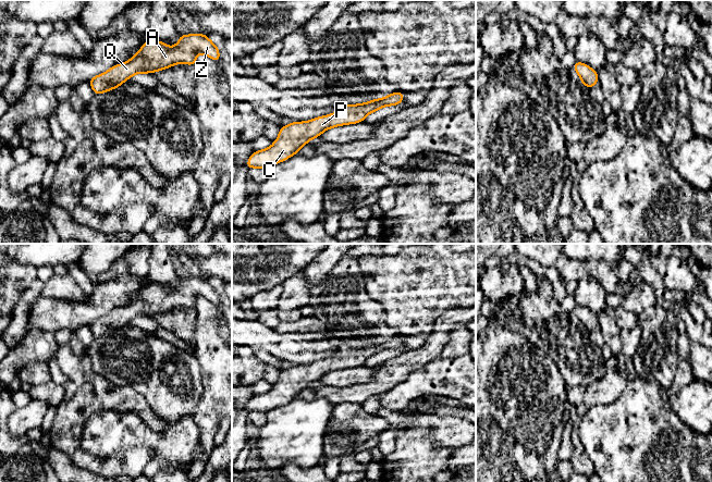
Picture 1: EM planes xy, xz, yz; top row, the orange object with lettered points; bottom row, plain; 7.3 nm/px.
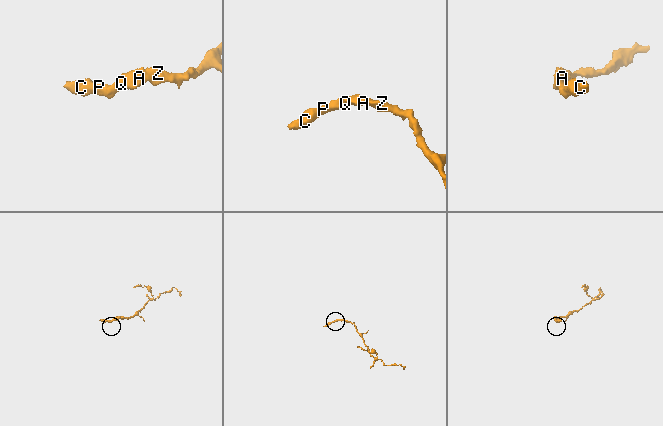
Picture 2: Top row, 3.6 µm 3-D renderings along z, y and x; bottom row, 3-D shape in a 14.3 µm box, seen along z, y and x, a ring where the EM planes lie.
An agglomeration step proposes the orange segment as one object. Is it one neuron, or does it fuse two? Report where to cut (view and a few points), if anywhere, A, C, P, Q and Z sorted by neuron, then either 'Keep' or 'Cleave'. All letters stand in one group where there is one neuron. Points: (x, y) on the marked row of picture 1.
No split. Groups: A C P Q Z. Keep

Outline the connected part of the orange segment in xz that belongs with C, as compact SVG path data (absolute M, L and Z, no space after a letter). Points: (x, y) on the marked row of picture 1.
M395 91L384 98L372 99L360 104L341 104L339 110L329 115L316 118L307 122L293 122L282 126L278 139L271 147L255 151L247 160L248 169L268 169L296 155L309 140L319 137L326 129L345 124L364 122L365 116L388 106L401 104L404 92Z

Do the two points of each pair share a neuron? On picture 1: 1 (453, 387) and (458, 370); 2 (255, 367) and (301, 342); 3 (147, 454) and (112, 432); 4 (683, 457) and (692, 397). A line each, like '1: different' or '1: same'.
1: same
2: different
3: different
4: different

